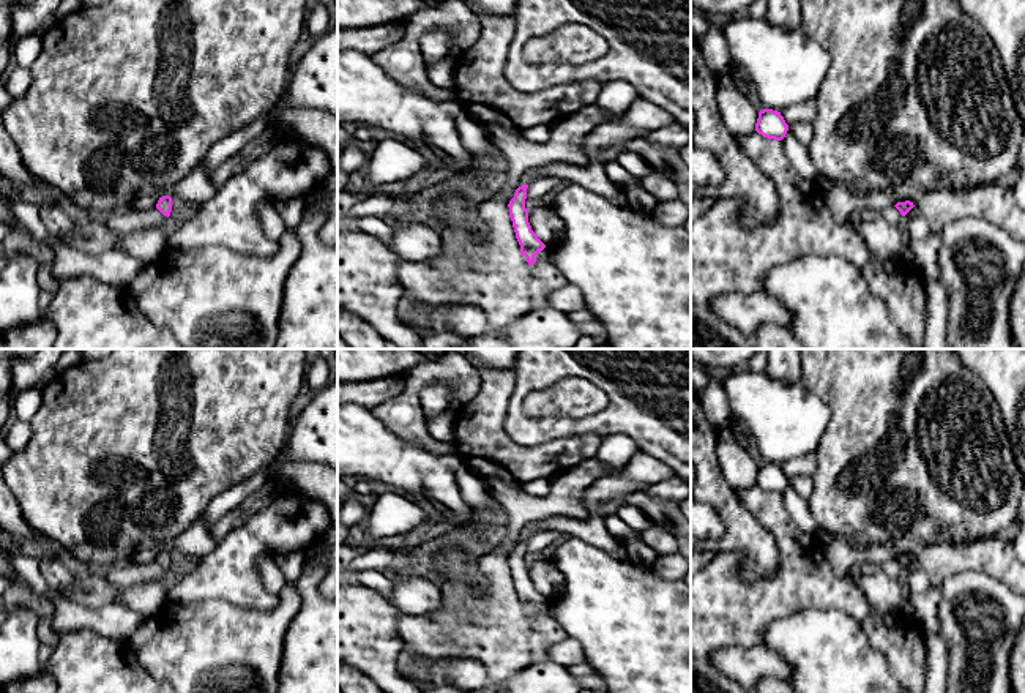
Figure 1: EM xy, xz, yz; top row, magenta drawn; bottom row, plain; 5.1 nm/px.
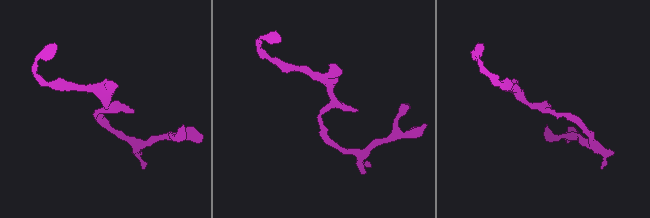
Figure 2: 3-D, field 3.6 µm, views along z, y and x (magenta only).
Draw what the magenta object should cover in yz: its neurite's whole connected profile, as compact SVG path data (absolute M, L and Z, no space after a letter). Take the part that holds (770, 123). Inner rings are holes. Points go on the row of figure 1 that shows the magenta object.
M763 109L758 112L755 131L763 137L782 140L788 131L788 125L785 123L781 112Z

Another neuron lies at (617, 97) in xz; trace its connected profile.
M615 79L604 82L596 106L609 114L623 115L636 98L637 90L631 82Z

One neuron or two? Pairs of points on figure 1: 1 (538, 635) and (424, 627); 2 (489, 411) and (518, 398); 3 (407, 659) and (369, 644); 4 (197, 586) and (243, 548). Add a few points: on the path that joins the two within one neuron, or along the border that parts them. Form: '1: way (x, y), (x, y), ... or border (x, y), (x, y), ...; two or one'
1: way (510, 638), (458, 638), (453, 635); one
2: border (508, 401), (505, 431), (511, 438); two
3: border (404, 644), (398, 659), (398, 671), (402, 676); two
4: way (208, 580), (232, 559); one

